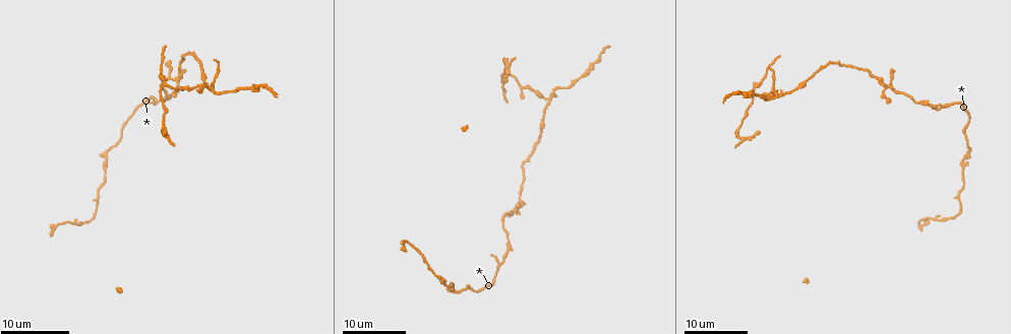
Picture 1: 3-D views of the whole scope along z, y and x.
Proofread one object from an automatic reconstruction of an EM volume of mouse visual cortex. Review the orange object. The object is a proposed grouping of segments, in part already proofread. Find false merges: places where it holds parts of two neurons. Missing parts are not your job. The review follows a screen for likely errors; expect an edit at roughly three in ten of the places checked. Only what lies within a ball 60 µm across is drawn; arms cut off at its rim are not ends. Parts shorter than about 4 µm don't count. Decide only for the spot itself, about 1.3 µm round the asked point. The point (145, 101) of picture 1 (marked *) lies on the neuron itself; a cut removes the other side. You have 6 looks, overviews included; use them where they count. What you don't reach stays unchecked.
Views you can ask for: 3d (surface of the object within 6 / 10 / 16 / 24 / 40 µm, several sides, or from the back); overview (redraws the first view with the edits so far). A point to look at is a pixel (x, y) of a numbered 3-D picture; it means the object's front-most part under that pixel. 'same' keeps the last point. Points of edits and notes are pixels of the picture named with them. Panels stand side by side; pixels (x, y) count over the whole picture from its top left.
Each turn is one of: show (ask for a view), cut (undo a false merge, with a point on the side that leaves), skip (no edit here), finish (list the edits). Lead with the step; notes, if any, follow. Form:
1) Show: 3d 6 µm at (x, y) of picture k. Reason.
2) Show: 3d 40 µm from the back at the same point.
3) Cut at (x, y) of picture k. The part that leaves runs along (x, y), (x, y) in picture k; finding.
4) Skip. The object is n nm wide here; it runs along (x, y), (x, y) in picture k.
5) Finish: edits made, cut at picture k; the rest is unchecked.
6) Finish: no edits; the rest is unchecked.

Show: 3d 24 µm at (931, 106) of picture 1. Thick turns thin.

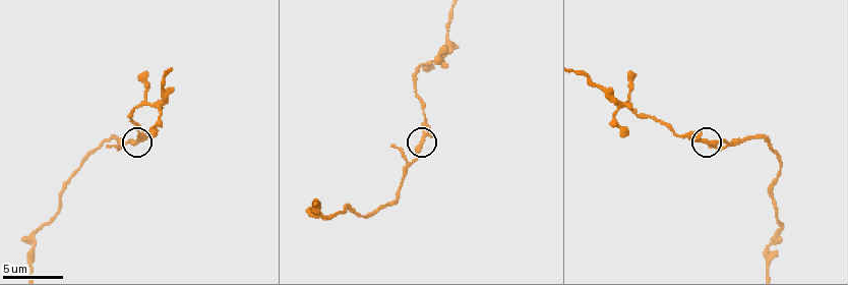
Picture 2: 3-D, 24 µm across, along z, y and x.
Show: 3d 6 µm at (420, 145) of picture 2.

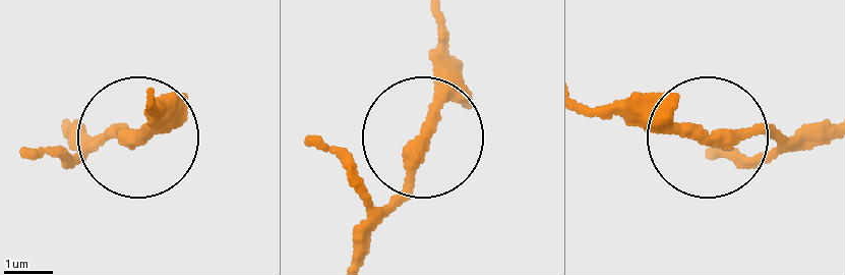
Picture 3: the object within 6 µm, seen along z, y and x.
Skip. All the same neuron.

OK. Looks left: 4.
Show: 3d 16 µm at (619, 105) of picture 2. Looks like a crossing.

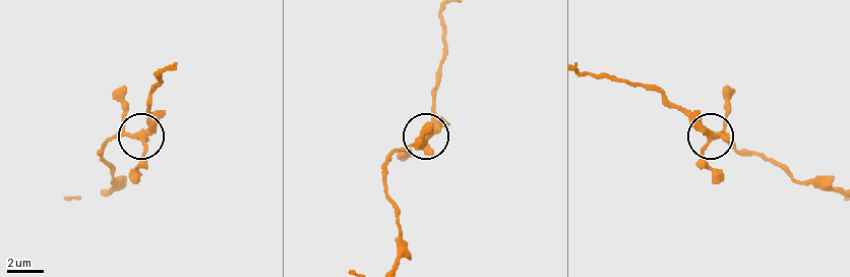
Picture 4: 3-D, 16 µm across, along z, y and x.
Show: 3d 16 µm from the back at (710, 136) of picture 4.

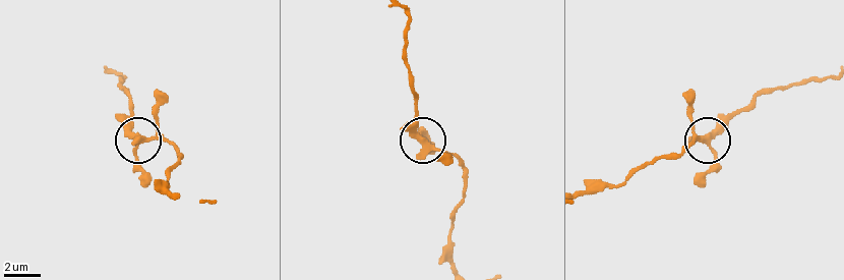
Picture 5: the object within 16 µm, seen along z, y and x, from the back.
Skip. It runs along (583, 190), (619, 186), (692, 137), (715, 160), (706, 186) in picture 5; continuous, no second neuron.

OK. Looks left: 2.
Show: 3d 24 µm at (201, 70) of picture 1. Sudden change in width.

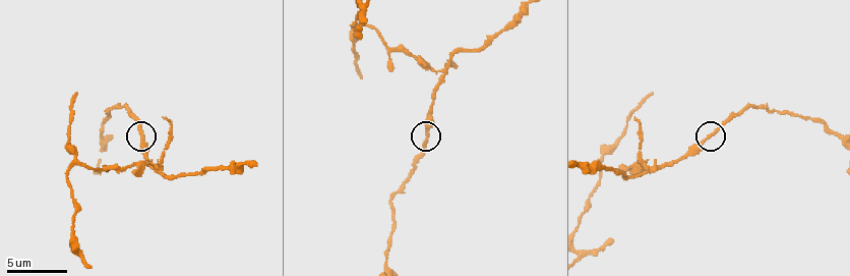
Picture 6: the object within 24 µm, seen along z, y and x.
Show: 3d 6 µm at (141, 137) of picture 6.

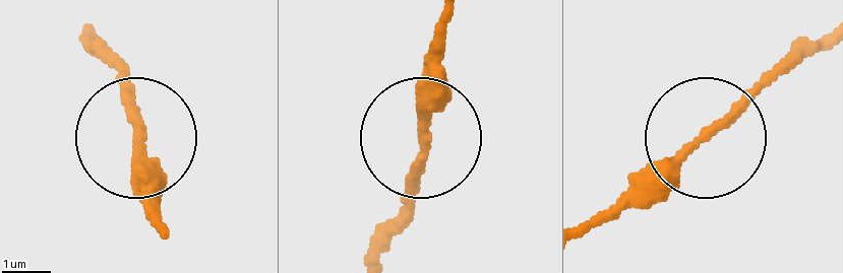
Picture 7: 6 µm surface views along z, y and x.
Skip. The object is 190 nm wide here; it runs along (88, 38), (137, 138), (148, 223) in picture 7; continuous, no second neuron.

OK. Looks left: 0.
Finish: no edits; the rest is unchecked.

